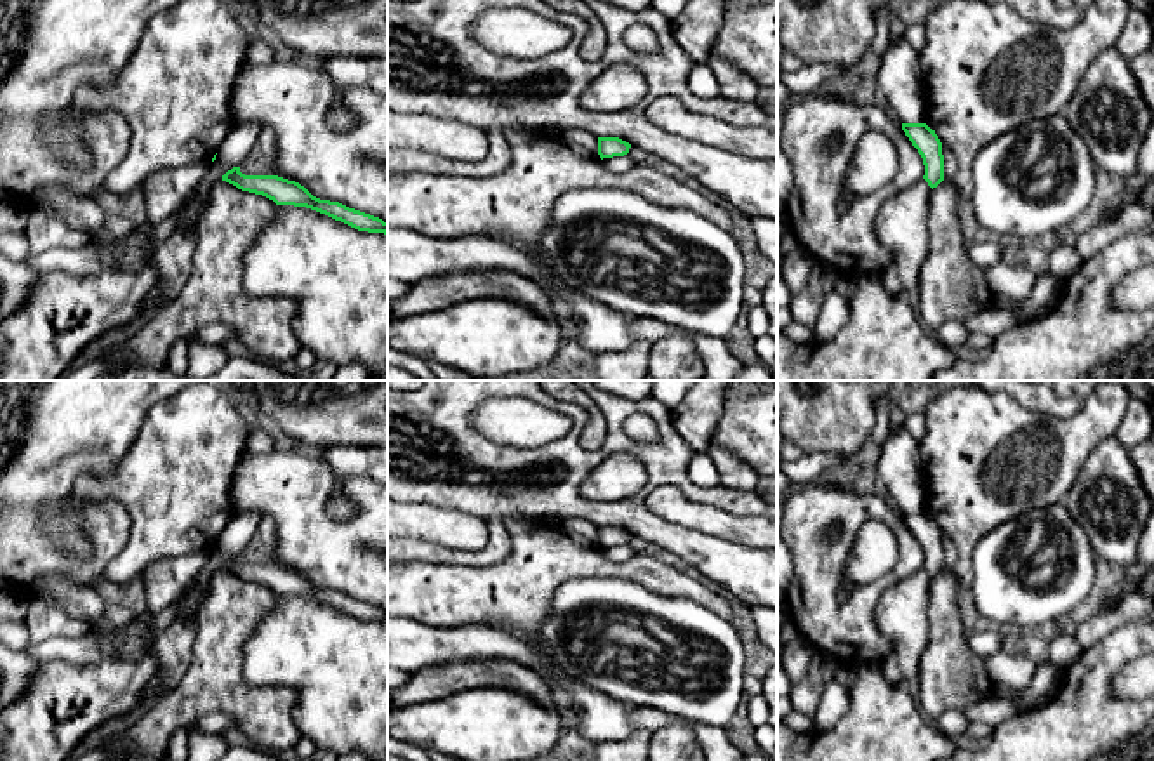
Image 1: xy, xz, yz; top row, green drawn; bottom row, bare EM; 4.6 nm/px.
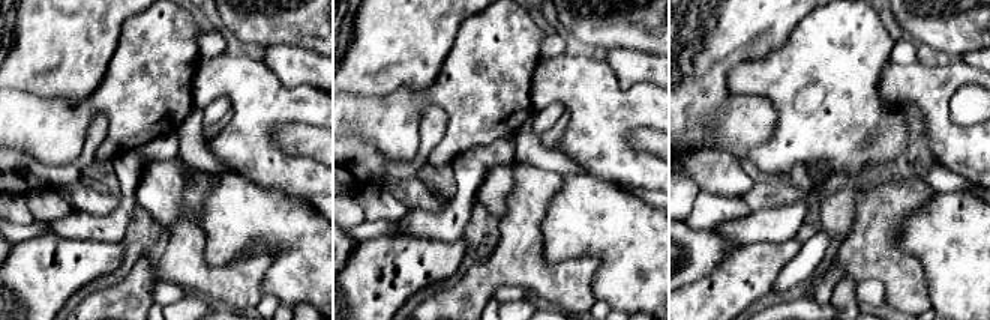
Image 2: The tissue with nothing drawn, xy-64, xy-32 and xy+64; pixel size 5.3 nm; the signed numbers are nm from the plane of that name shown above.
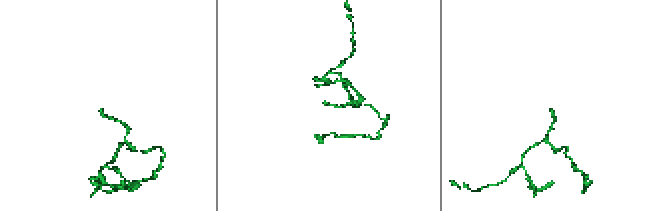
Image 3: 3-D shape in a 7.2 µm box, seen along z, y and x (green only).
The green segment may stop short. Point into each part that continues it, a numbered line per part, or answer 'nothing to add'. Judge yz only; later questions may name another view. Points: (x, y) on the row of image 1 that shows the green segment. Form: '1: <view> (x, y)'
1: yz (897, 79)

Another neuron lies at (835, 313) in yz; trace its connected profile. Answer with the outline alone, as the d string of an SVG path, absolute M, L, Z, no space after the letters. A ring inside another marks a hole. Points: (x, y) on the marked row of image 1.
M832 290L819 314L819 321L815 325L817 341L831 341L836 334L846 325L850 318L850 301L843 297L839 292Z

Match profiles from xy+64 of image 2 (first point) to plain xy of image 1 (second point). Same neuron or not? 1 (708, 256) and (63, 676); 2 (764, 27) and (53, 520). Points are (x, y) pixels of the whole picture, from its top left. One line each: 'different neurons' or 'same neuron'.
1: different neurons
2: different neurons

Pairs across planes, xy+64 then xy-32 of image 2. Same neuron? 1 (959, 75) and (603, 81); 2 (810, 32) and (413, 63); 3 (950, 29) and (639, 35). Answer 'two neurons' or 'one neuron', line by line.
1: one neuron
2: two neurons
3: one neuron

